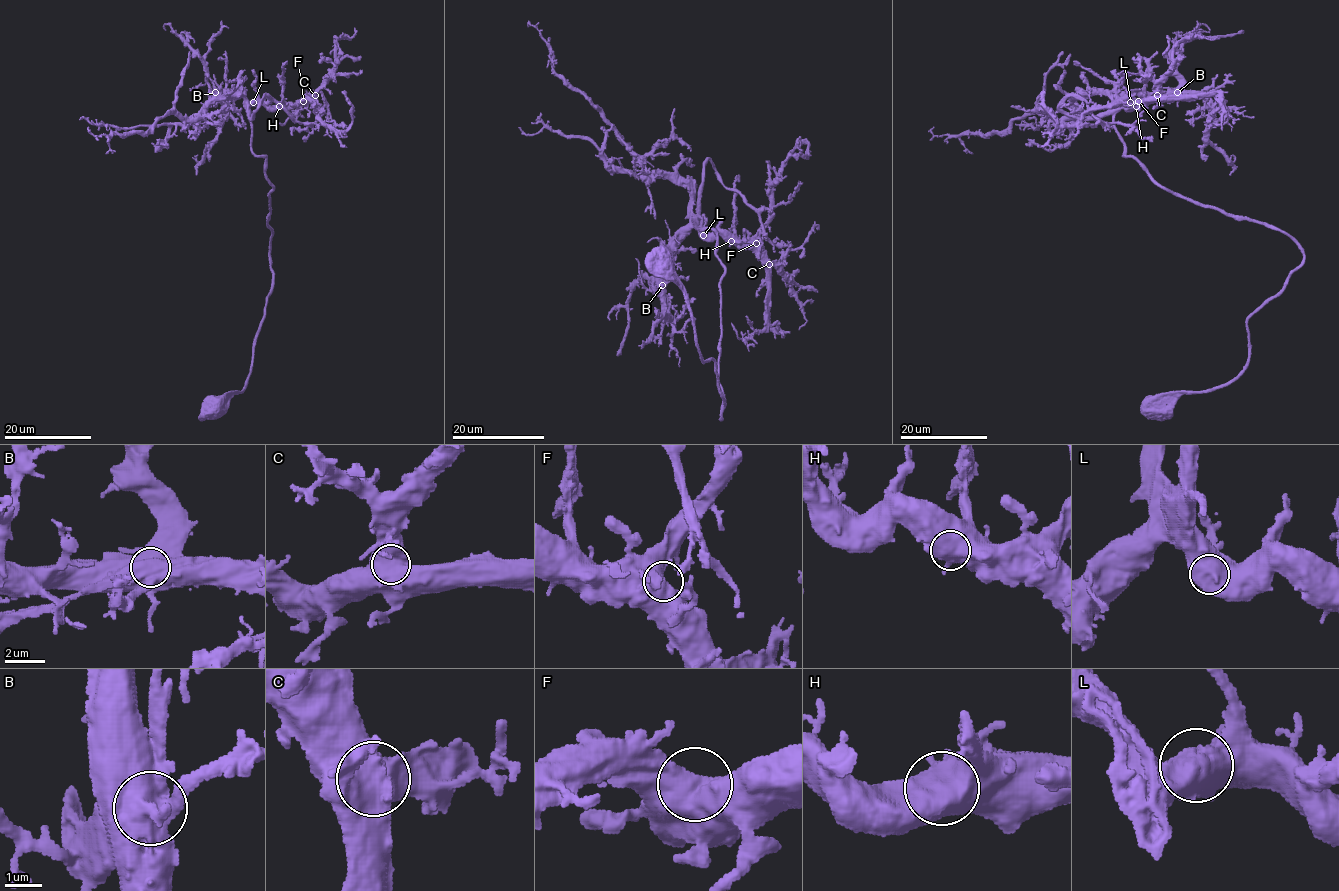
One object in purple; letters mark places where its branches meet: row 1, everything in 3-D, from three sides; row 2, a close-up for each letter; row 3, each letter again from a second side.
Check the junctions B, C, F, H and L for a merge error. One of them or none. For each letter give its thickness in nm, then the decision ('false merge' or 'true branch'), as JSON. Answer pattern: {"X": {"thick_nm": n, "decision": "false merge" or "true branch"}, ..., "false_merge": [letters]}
{"B": {"thick_nm": 850, "decision": "false merge"}, "C": {"thick_nm": 800, "decision": "true branch"}, "F": {"thick_nm": 600, "decision": "true branch"}, "H": {"thick_nm": 750, "decision": "true branch"}, "L": {"thick_nm": 800, "decision": "true branch"}, "false_merge": ["B"]}

